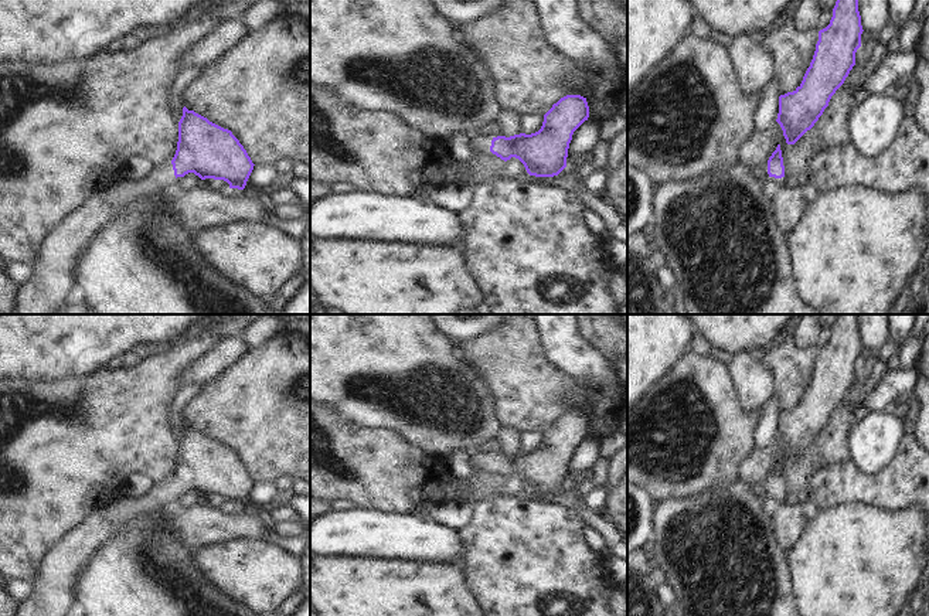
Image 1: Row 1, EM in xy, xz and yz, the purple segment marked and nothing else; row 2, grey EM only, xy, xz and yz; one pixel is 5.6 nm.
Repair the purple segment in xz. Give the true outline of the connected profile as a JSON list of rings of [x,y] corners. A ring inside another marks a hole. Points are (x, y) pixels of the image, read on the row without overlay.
[[[566,412],[544,432],[538,449],[510,455],[472,452],[470,466],[491,469],[501,477],[518,476],[527,490],[535,494],[554,494],[566,484],[569,460],[574,449],[589,435],[586,415]]]

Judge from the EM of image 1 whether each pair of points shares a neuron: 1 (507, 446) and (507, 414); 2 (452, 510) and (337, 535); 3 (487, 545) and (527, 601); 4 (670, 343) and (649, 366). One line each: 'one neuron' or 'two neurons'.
1: two neurons
2: two neurons
3: one neuron
4: one neuron

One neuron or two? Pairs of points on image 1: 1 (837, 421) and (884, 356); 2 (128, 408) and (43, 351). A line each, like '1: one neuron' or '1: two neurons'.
1: two neurons
2: two neurons

